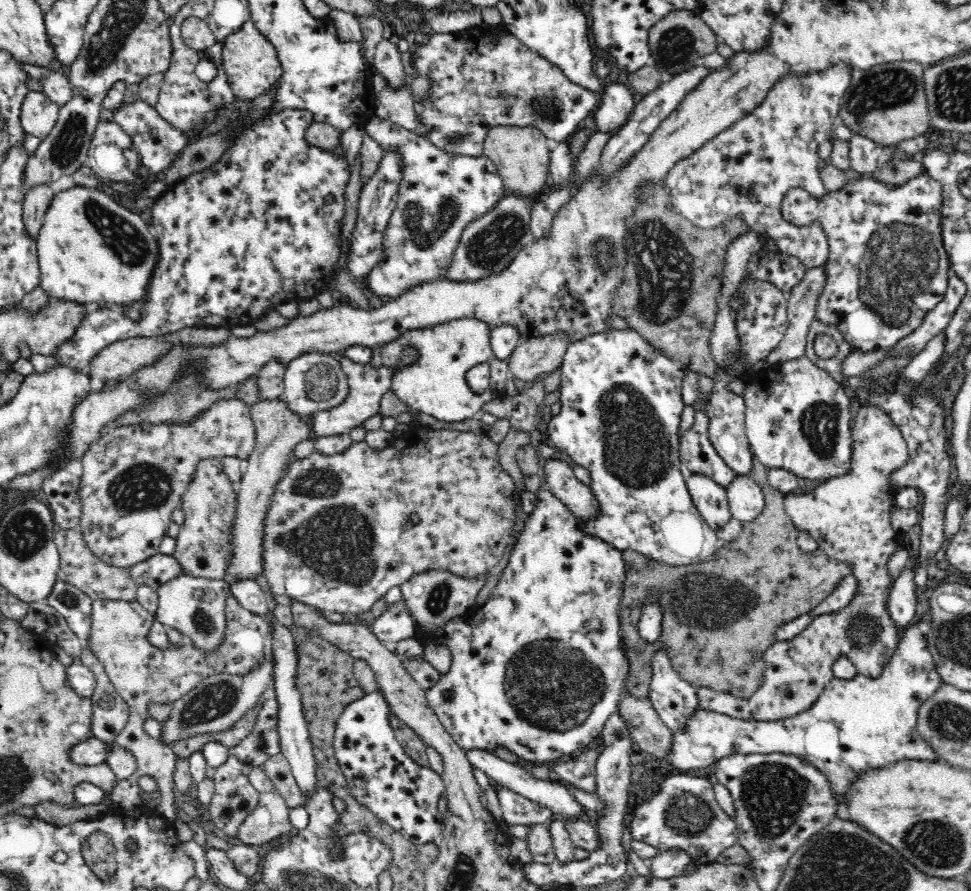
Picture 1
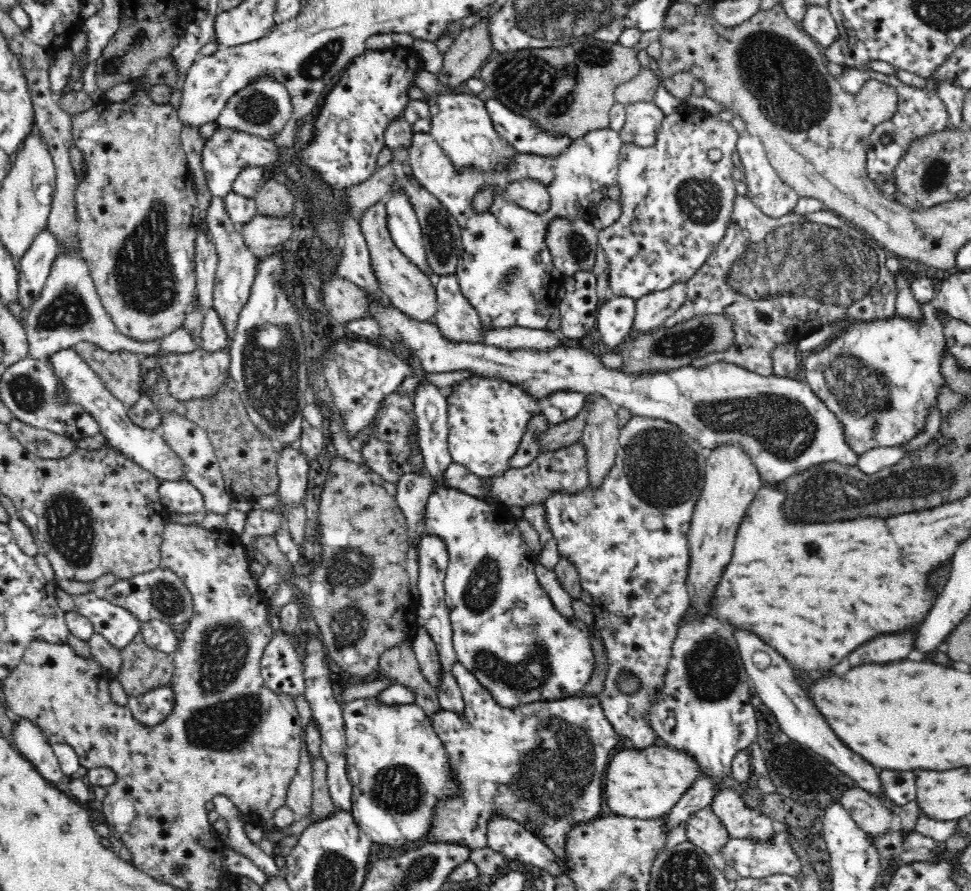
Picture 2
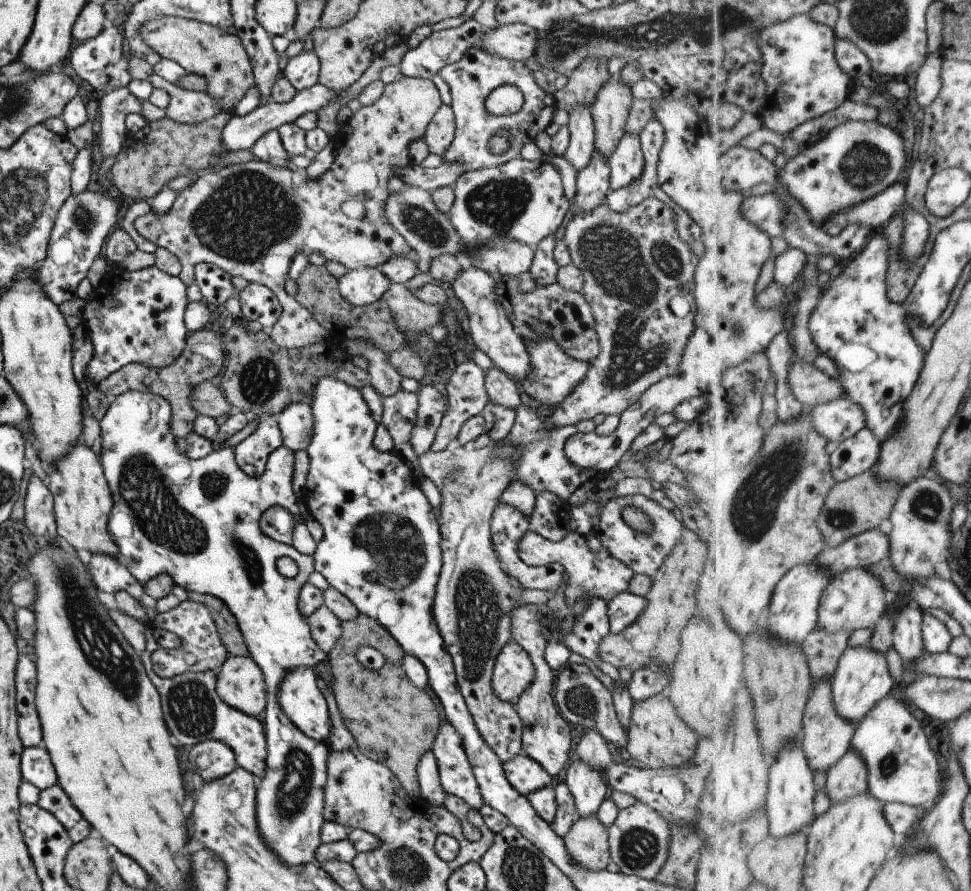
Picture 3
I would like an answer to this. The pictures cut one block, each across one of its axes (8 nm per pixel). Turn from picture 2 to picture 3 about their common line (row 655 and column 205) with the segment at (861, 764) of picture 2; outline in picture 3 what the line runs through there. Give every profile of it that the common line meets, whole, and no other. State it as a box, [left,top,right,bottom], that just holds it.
[189,740,235,780]

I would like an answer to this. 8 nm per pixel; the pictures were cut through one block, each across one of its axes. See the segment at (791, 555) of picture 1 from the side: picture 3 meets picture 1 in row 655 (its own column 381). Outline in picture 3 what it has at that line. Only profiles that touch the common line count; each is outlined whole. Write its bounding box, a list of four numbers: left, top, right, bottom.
[327,613,439,799]

